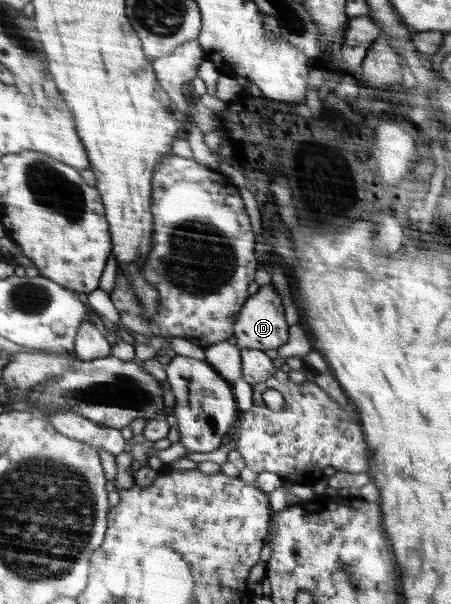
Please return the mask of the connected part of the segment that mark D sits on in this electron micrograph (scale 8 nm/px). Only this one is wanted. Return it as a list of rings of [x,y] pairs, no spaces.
[[[272,285],[260,286],[258,291],[248,297],[235,323],[236,347],[264,350],[278,349],[289,338],[289,326],[286,324],[284,306]]]

